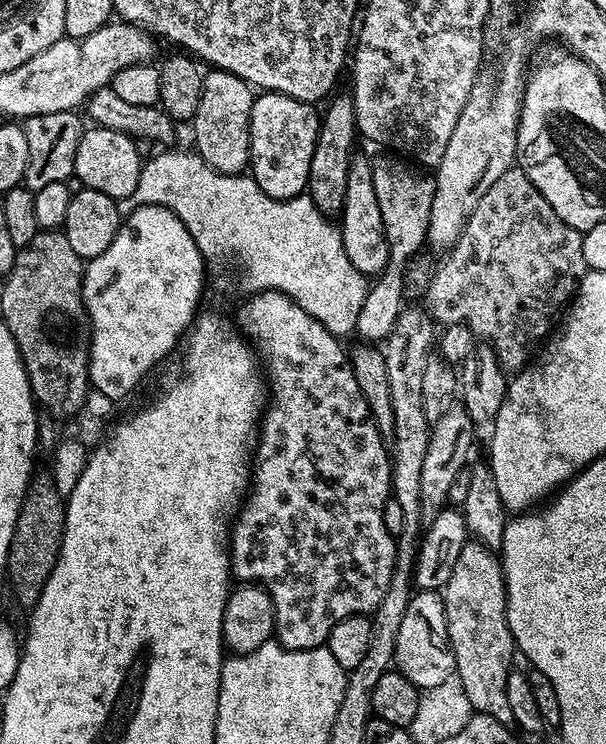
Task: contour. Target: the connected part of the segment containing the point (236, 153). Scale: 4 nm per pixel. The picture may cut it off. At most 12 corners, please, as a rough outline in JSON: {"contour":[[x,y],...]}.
{"contour":[[204,72],[190,128],[214,171],[249,167],[252,85]]}

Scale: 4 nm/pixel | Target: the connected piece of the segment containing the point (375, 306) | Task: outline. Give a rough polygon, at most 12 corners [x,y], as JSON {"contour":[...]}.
{"contour":[[374,160],[388,262],[355,331],[386,340],[403,312],[406,266],[427,241],[435,179]]}

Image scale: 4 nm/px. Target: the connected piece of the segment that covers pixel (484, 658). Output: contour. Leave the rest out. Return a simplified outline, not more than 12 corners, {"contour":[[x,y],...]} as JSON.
{"contour":[[469,539],[442,595],[473,713],[507,726],[514,645],[499,555]]}

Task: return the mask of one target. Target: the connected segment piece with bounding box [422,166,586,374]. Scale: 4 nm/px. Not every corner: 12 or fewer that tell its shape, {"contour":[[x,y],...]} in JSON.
{"contour":[[514,166],[424,288],[521,372],[586,271]]}

